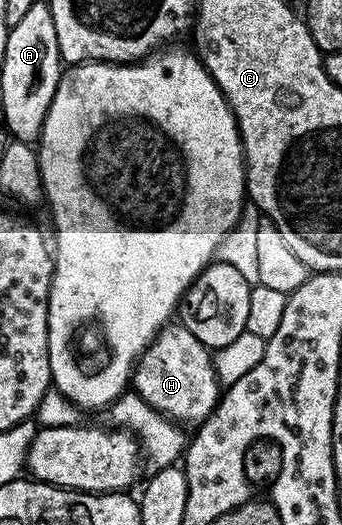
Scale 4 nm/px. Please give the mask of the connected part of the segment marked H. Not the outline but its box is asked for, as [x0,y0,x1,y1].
[131,321,223,425]

